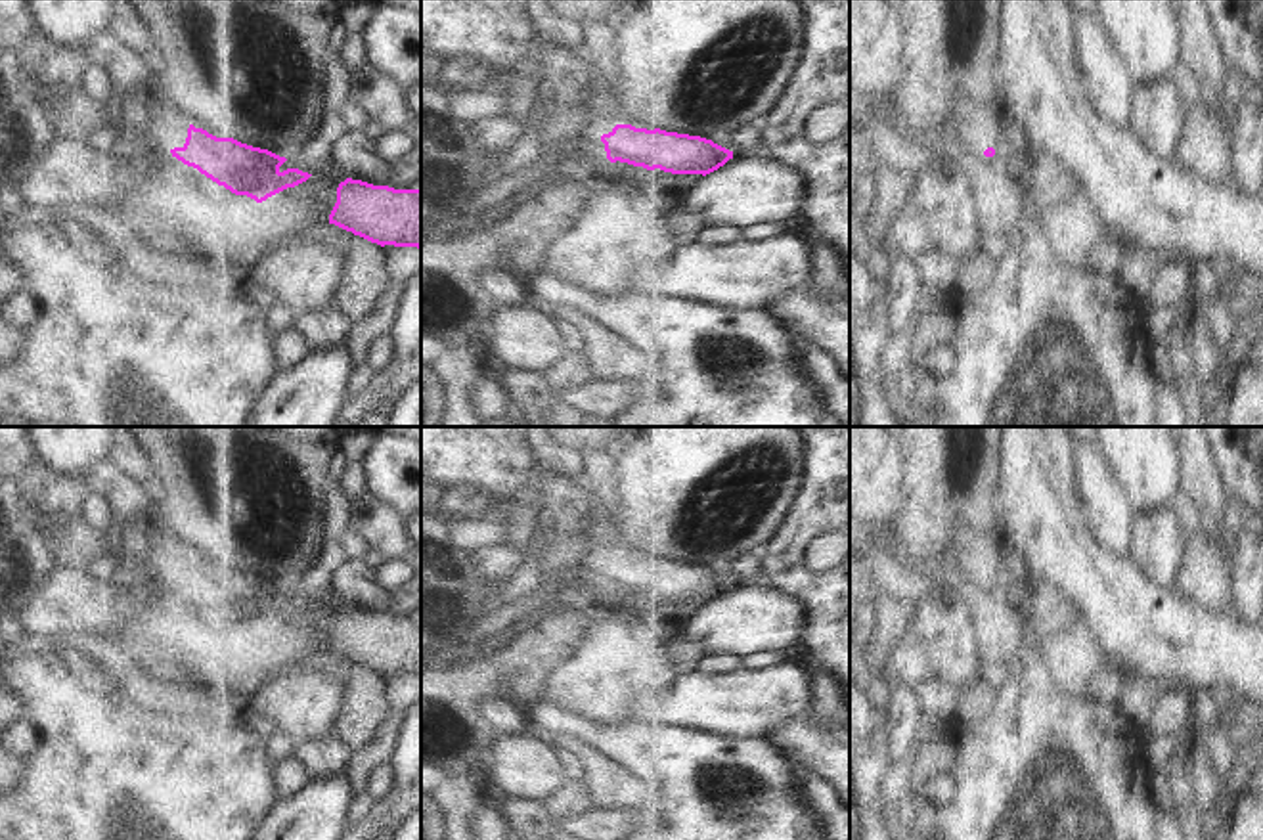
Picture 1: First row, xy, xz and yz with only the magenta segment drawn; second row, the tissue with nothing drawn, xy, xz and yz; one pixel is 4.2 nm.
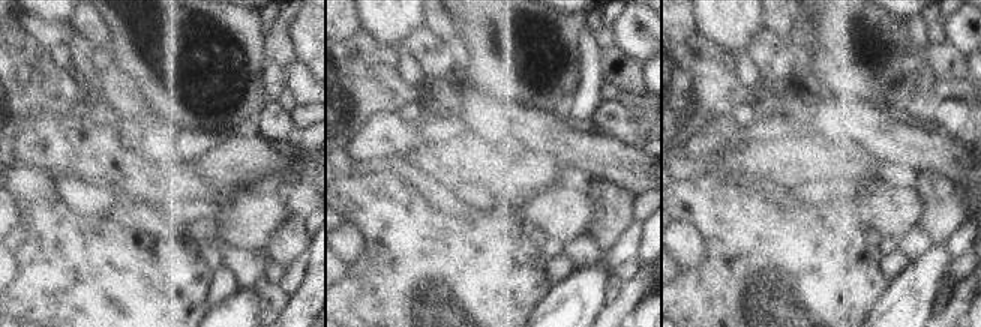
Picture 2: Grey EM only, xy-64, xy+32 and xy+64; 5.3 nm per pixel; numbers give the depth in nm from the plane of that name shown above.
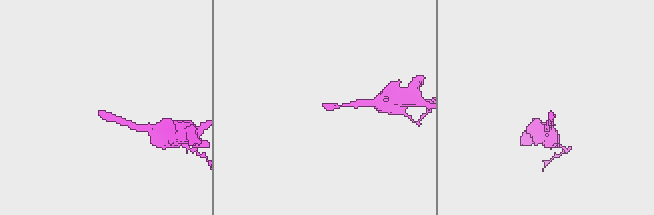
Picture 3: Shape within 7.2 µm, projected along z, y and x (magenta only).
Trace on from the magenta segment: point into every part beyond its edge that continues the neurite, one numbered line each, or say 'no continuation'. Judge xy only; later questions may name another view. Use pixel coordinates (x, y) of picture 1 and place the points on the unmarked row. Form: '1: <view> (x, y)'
1: xy (165, 550)

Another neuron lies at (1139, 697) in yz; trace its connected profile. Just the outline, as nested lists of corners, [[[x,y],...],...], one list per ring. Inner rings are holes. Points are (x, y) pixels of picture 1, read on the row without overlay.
[[[1114,675],[1114,681],[1121,696],[1123,712],[1137,729],[1148,727],[1167,685],[1141,675]]]

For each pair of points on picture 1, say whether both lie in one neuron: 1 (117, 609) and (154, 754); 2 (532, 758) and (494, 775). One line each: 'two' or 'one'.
1: two
2: one

